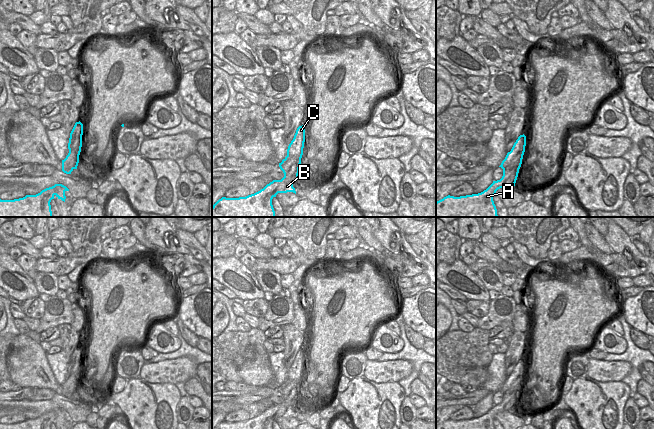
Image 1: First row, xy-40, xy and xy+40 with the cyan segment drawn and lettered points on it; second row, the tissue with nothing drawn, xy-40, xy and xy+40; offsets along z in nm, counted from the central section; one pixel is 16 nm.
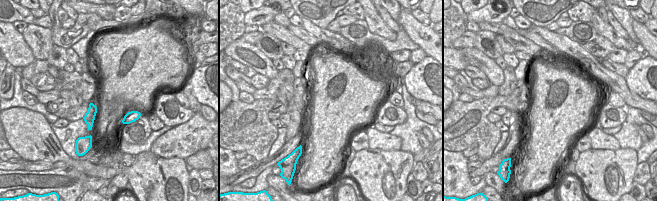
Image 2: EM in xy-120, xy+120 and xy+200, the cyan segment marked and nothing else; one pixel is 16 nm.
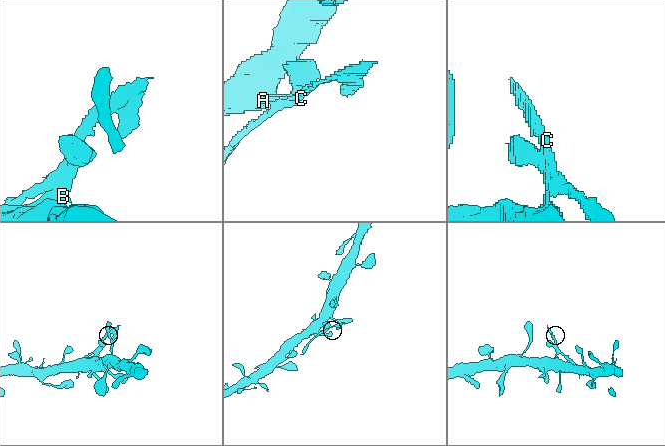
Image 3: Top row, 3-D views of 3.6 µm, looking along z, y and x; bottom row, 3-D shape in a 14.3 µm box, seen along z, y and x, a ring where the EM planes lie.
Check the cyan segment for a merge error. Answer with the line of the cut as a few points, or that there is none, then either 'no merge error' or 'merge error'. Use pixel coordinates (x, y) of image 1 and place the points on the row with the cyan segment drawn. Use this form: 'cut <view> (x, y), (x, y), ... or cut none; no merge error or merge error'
cut xy+40 (520, 156), (517, 156), (503, 170); merge error

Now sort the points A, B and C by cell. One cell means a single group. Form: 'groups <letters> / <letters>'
groups A B / C

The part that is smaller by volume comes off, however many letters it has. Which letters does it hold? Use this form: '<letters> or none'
C

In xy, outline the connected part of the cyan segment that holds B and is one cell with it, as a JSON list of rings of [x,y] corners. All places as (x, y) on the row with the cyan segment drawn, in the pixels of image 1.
[[[292,156],[285,164],[279,165],[284,173],[281,180],[273,180],[260,191],[239,198],[222,197],[212,206],[212,217],[275,217],[272,199],[278,193],[293,192],[293,182],[298,179],[301,161]]]

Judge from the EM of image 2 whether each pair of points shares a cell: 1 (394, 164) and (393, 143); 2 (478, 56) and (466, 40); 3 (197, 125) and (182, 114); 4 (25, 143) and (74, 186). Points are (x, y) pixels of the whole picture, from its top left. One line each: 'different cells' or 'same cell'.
1: different cells
2: different cells
3: different cells
4: different cells

